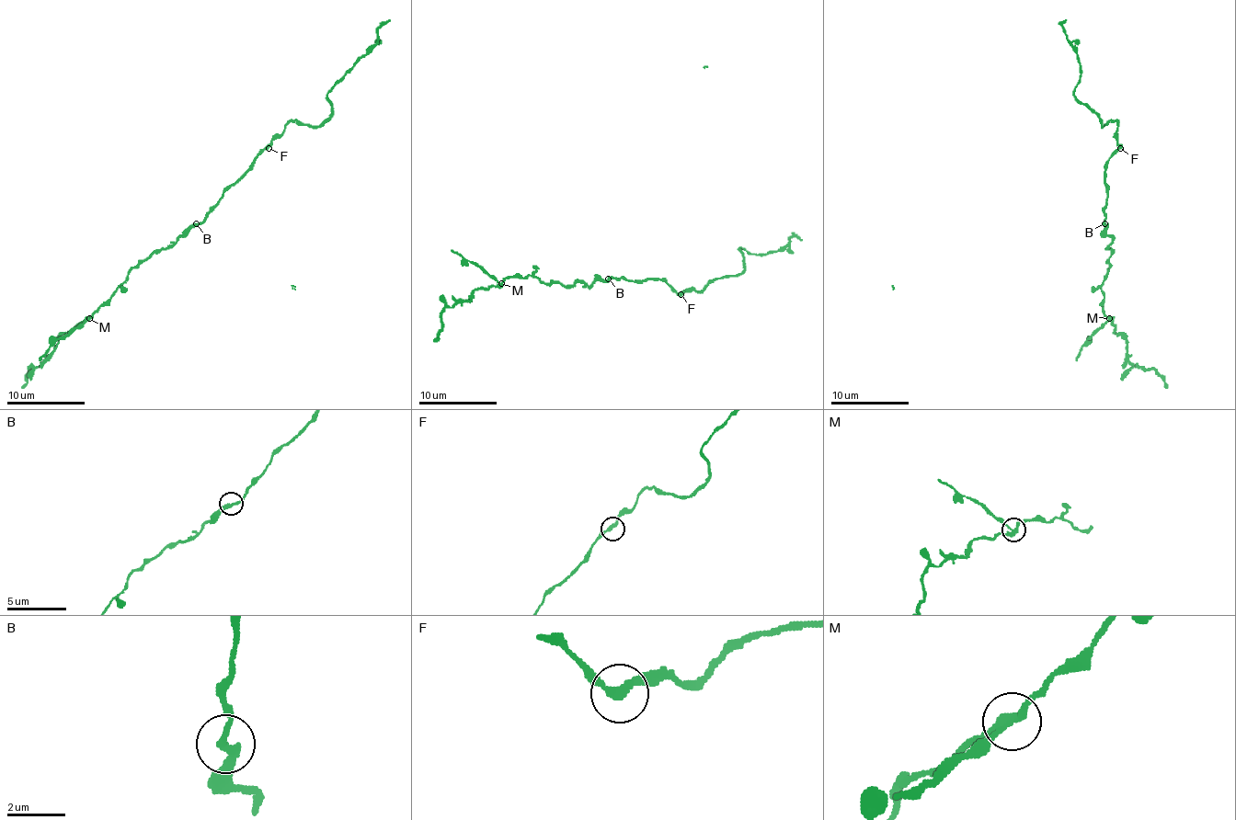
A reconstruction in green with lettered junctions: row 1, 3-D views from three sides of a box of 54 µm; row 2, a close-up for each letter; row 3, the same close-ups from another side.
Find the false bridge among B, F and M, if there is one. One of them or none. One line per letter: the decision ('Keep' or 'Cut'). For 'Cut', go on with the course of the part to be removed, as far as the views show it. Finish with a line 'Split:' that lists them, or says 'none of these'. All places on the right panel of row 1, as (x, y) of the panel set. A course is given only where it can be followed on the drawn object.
B: Keep
F: Keep
M: Cut. Course of the part to remove: (1108, 319), (1089, 338), (1075, 359)
Split: M

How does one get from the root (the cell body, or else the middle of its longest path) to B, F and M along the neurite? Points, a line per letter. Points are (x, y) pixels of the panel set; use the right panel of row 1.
B: (1106, 208), (1104, 223)
F: (1106, 208), (1104, 169), (1106, 161), (1120, 148)
M: (1106, 208), (1104, 223), (1112, 239), (1108, 244), (1112, 255), (1101, 291), (1104, 298), (1103, 313), (1108, 319)

